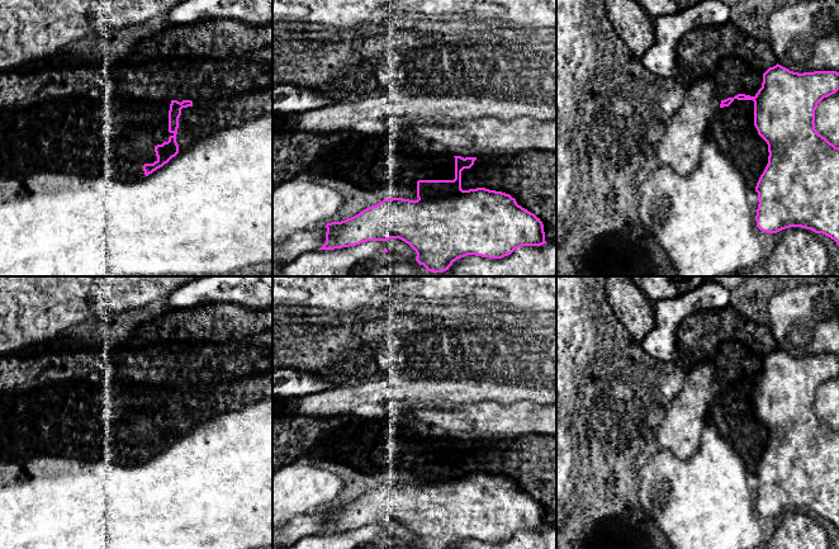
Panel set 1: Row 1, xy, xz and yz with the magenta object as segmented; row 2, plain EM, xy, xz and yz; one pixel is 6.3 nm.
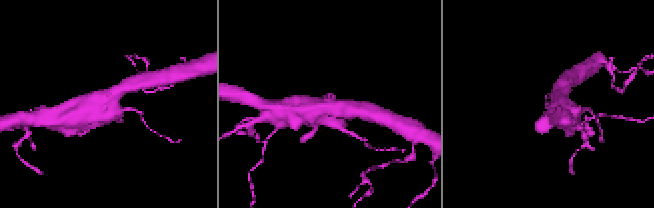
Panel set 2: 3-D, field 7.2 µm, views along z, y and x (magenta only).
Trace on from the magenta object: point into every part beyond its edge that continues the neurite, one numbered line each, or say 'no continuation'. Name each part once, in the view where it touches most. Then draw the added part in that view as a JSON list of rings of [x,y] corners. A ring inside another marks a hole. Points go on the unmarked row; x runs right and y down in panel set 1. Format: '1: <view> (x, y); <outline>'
no continuation

